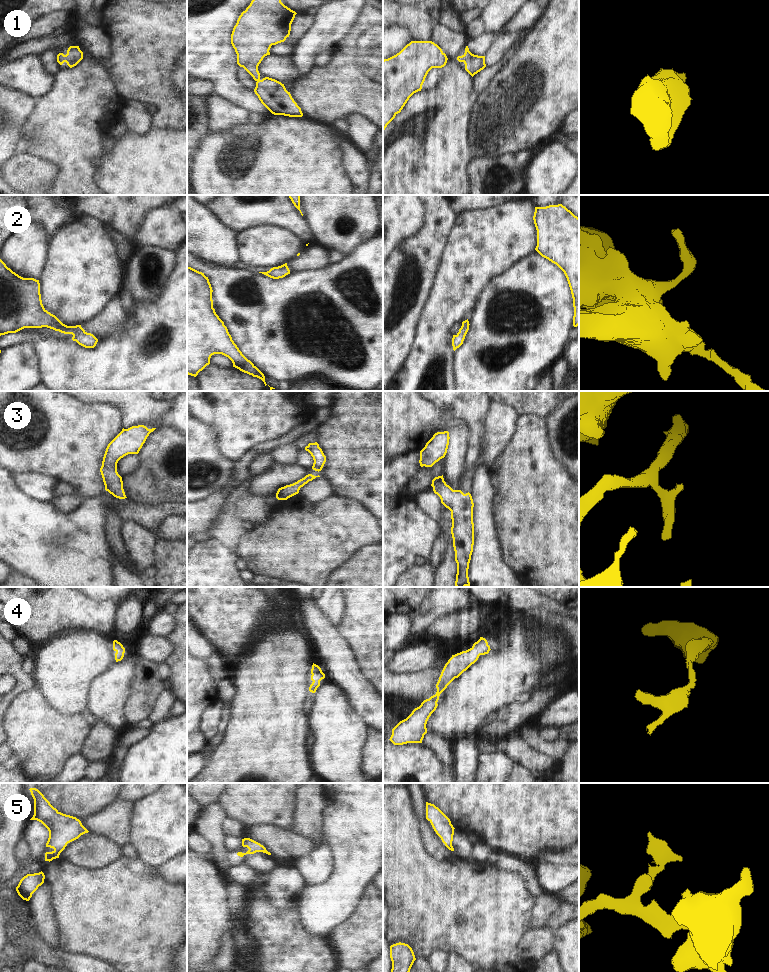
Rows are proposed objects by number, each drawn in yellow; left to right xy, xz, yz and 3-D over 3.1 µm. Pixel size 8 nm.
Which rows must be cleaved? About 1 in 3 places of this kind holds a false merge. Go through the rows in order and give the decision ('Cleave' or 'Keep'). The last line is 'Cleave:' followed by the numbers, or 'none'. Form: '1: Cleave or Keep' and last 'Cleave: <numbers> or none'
1: Keep
2: Keep
3: Keep
4: Keep
5: Keep
Cleave: none.

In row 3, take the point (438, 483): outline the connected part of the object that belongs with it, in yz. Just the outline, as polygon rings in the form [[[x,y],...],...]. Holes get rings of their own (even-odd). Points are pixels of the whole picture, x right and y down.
[[[443,475],[435,477],[432,480],[431,486],[433,491],[437,494],[441,503],[451,511],[452,527],[451,534],[453,538],[453,547],[455,551],[455,561],[457,563],[457,574],[456,574],[456,587],[470,586],[468,569],[473,552],[474,545],[474,523],[473,523],[473,499],[471,494],[468,492],[464,494],[461,490],[453,490],[444,481]]]

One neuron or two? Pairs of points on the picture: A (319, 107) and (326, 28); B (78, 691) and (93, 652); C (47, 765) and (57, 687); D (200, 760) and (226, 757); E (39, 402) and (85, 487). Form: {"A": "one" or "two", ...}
{"A": "two", "B": "one", "C": "two", "D": "two", "E": "one"}

